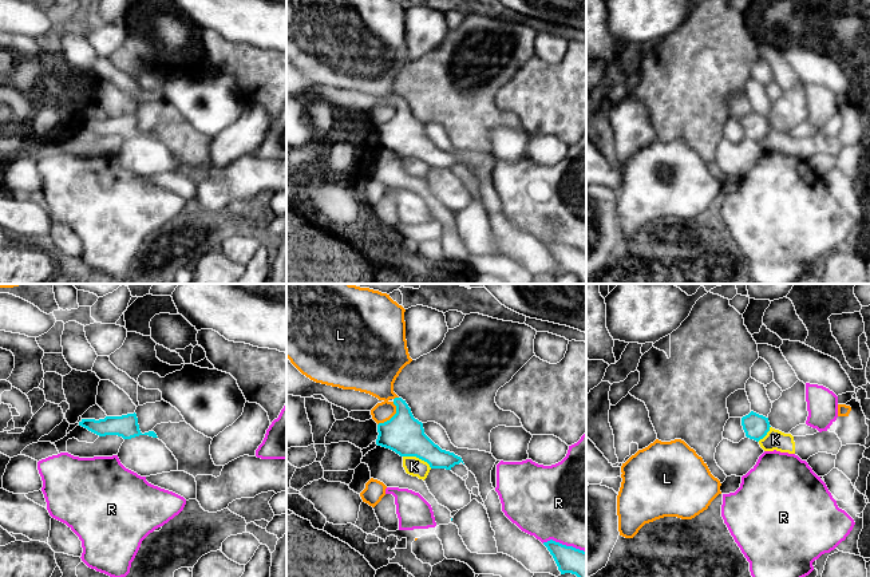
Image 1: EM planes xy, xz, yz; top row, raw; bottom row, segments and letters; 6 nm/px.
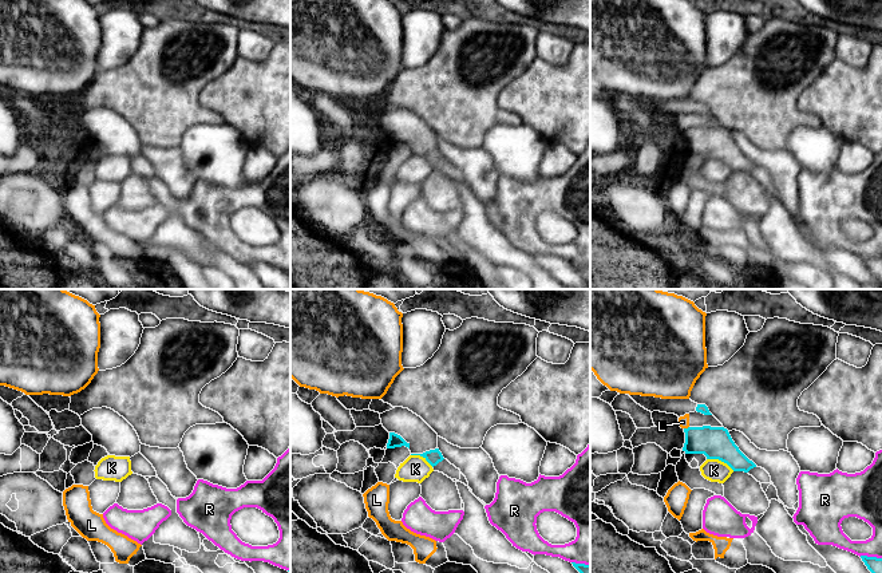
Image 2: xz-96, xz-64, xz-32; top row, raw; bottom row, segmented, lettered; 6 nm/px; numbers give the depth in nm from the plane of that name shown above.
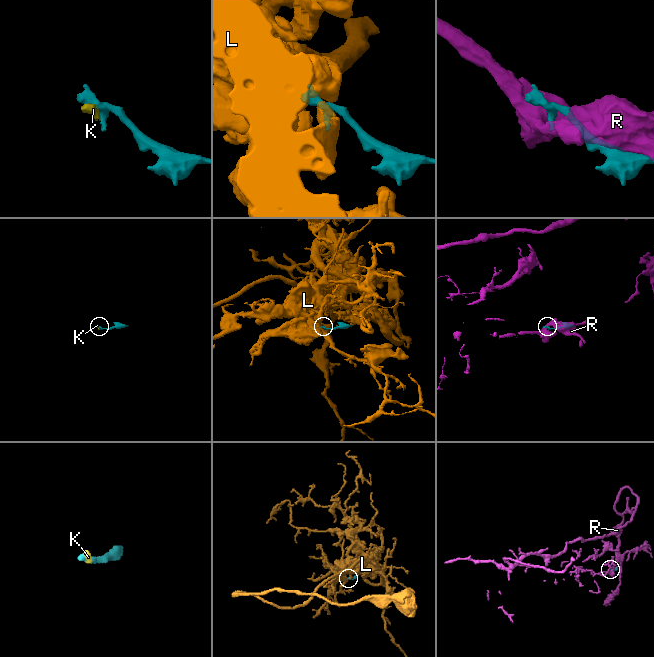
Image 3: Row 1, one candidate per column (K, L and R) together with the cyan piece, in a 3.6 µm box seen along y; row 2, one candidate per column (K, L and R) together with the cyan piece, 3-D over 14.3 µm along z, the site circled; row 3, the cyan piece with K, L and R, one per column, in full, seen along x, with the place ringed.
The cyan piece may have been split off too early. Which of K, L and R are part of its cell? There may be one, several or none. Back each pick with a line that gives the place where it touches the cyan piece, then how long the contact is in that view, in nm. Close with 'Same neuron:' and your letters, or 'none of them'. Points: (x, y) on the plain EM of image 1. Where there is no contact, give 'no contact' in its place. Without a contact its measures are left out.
Same neuron: none of them

